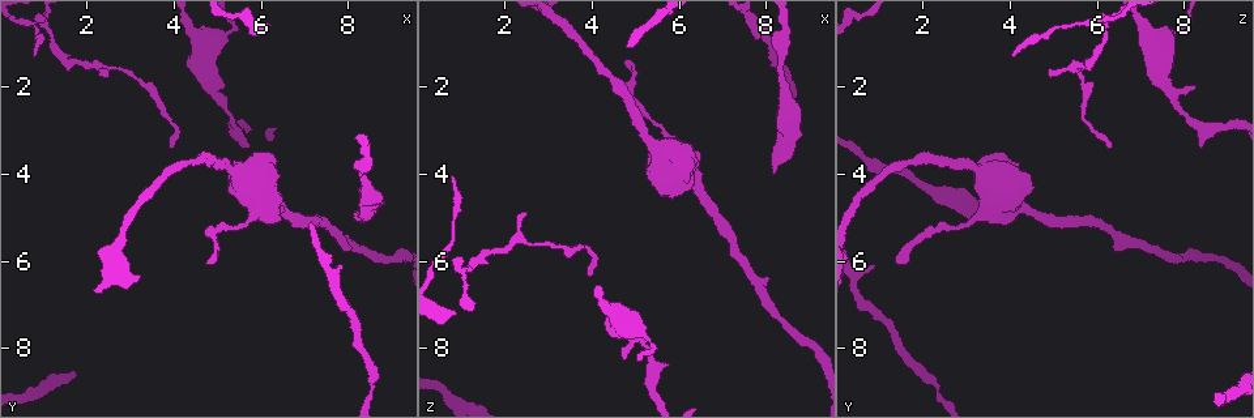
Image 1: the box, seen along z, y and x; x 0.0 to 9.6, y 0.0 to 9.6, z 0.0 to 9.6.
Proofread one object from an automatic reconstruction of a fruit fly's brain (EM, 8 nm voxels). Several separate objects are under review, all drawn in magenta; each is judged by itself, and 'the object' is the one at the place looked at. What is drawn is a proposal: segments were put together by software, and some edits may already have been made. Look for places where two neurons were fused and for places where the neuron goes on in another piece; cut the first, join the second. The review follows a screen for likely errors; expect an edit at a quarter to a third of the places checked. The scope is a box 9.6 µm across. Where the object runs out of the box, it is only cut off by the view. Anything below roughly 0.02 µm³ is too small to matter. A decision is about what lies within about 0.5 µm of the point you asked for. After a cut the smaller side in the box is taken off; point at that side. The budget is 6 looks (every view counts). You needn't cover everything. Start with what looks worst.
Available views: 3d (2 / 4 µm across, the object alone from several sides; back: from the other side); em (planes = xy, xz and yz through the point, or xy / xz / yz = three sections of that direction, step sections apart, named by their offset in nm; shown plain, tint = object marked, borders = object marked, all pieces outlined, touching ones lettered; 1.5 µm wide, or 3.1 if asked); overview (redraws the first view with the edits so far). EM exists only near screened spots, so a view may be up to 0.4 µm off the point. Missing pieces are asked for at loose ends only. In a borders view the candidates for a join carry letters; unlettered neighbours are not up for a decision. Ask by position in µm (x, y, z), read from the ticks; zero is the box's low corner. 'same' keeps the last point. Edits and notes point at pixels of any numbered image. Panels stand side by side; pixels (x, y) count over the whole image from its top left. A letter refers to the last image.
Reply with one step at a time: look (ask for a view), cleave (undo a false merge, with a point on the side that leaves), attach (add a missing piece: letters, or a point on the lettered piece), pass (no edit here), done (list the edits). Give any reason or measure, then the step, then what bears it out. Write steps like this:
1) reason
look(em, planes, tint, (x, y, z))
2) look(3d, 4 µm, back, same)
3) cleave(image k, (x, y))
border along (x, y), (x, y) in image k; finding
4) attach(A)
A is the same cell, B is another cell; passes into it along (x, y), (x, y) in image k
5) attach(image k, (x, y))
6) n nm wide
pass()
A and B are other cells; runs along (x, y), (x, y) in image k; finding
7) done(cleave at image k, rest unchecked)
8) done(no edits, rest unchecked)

thin end
look(3d, 4 µm, (3.90, 3.40, 6.35))

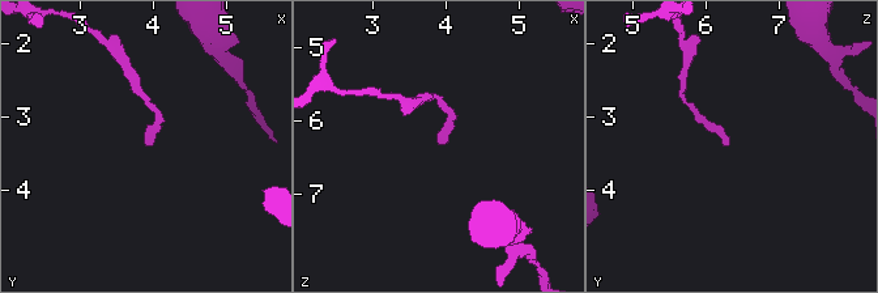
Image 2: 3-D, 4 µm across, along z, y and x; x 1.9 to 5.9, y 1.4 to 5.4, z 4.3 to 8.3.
need the tissue
look(em, xy, step 4, tint, (3.90, 3.35, 6.30))

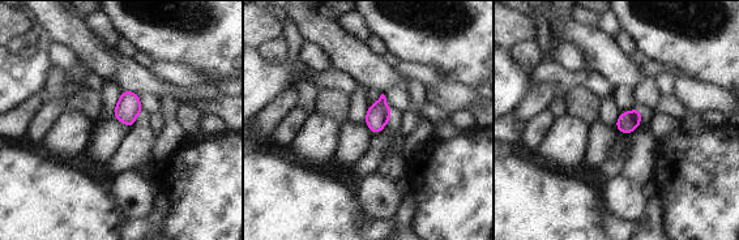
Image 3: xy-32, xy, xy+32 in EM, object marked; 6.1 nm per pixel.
cut it another way
look(em, planes, borders, same)

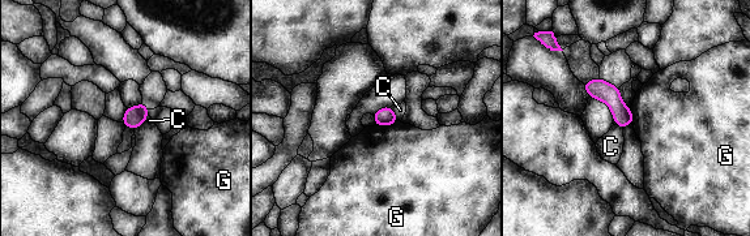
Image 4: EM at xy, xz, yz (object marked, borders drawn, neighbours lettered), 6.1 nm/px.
pass()
C and G are other cells; runs along (586, 85), (599, 89), (630, 120) in image 4; no lettered piece goes on from it

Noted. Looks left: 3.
look(em, xz, step 8, borders, (5.35, 0.65, 7.90))

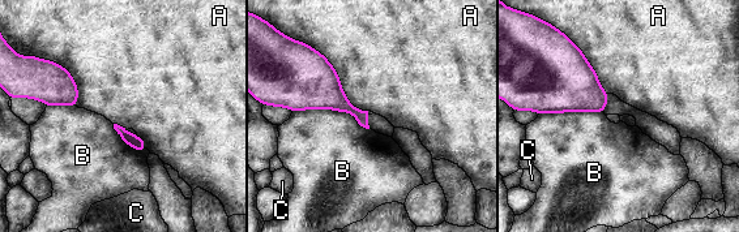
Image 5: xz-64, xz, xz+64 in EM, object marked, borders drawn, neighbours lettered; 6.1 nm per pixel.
pass()
A, B and C are other cells; continuous, no second neuron

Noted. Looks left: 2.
thin end
look(em, yz, step 4, borders, (2.40, 1.75, 4.95))

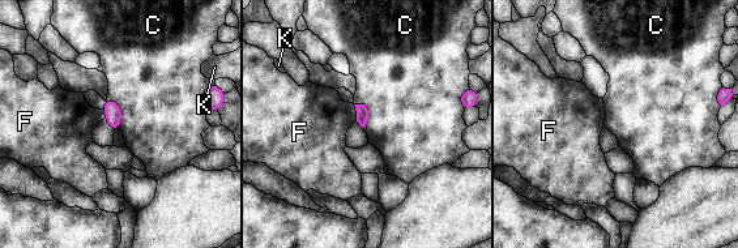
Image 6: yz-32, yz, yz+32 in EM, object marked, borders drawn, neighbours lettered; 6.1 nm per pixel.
80 nm wide
pass()
C, F and K are other cells; border along (107, 98), (120, 107), (119, 128) in image 6; none of them fits

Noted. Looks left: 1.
done(no edits, rest unchecked)

